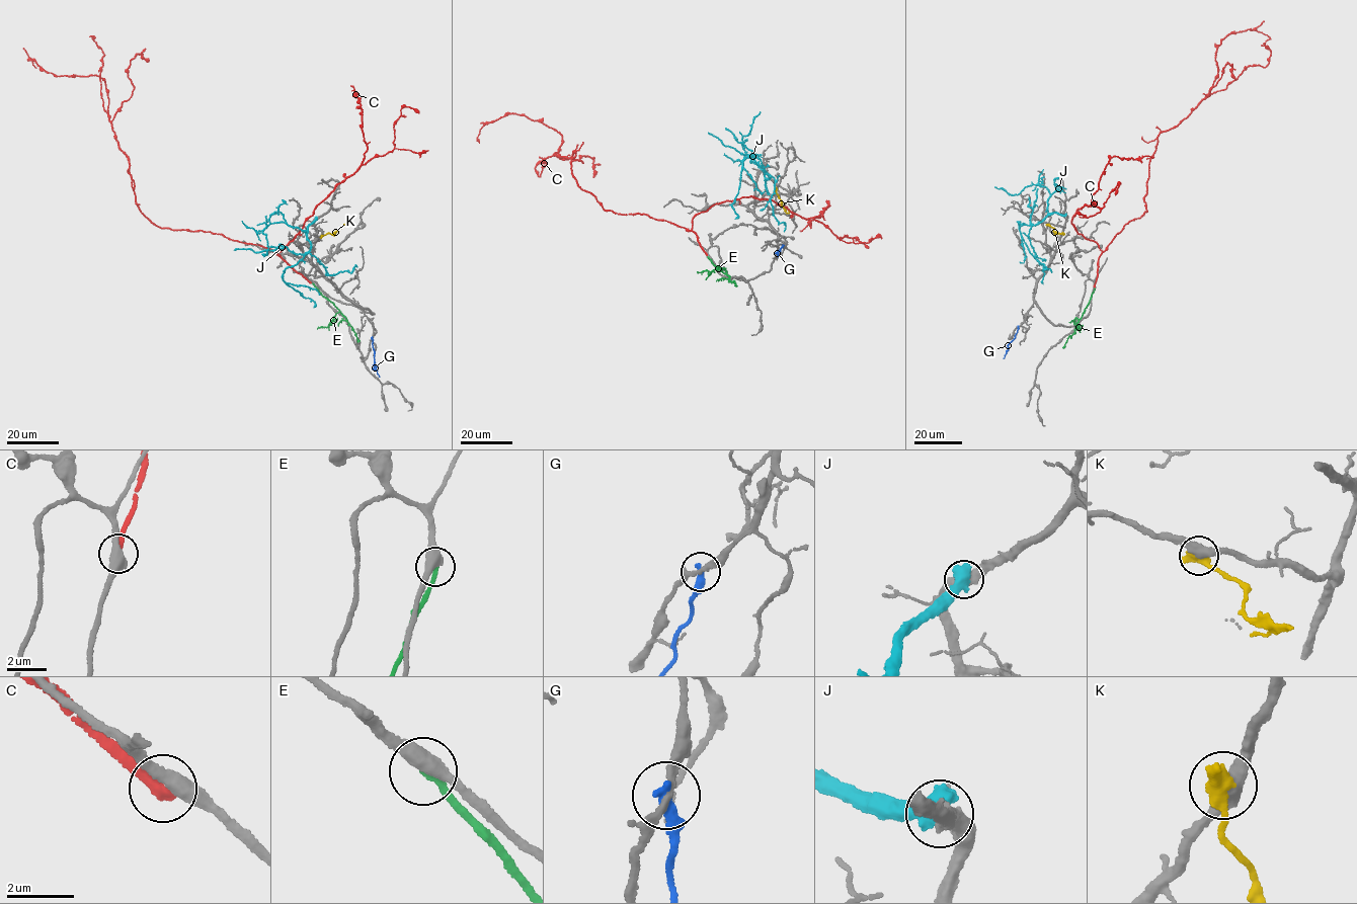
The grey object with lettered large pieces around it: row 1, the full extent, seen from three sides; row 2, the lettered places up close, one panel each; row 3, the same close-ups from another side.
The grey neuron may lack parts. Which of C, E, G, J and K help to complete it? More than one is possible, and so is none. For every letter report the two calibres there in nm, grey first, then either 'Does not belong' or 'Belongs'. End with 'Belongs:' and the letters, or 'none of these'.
C: Thickness 440 nm (grey) against 360 nm. Does not belong
E: Thickness 440 nm (grey) against 200 nm. Does not belong
G: Thickness 220 nm (grey) against 360 nm. Does not belong
J: Thickness 440 nm (grey) against 700 nm. Does not belong
K: Thickness 420 nm (grey) against 600 nm. Does not belong
Belongs: none of these

